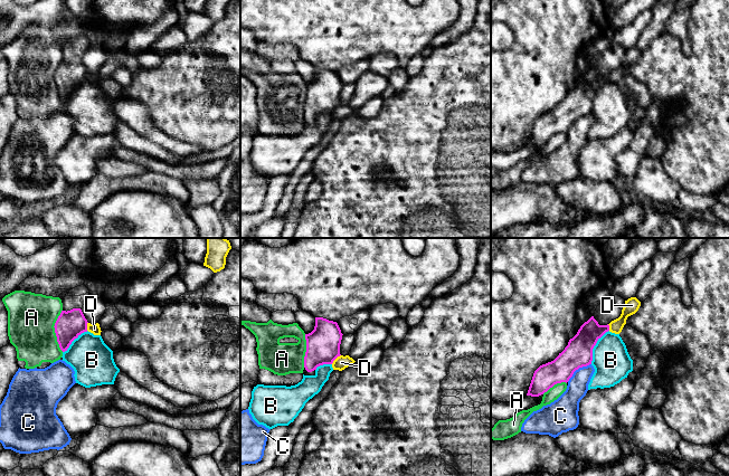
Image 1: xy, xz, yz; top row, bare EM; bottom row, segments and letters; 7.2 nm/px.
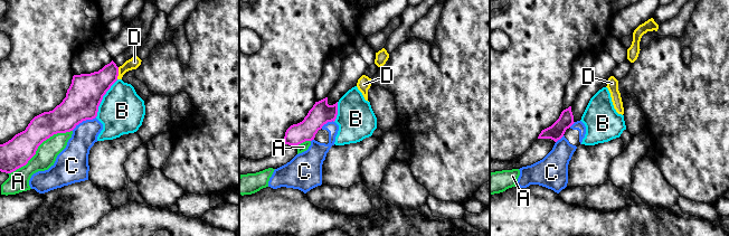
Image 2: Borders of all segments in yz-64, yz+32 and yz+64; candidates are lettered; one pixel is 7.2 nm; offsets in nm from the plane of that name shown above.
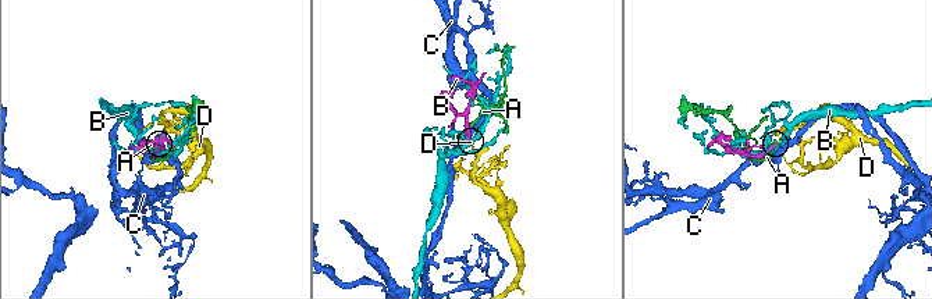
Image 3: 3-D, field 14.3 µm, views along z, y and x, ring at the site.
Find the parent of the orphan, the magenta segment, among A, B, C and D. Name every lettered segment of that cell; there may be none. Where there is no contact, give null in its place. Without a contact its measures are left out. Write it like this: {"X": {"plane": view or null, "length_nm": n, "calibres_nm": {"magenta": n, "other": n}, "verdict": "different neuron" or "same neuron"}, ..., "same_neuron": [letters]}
{"A": {"plane": "xy", "length_nm": 300, "calibres_nm": {"magenta": 200, "other": 340}, "verdict": "different neuron"}, "B": {"plane": "yz", "length_nm": 280, "calibres_nm": {"magenta": 200, "other": 280}, "verdict": "different neuron"}, "C": {"plane": "yz", "length_nm": 220, "calibres_nm": {"magenta": 200, "other": 160}, "verdict": "different neuron"}, "D": {"plane": "xz", "length_nm": 100, "calibres_nm": {"magenta": 240, "other": 100}, "verdict": "different neuron"}, "same_neuron": []}

